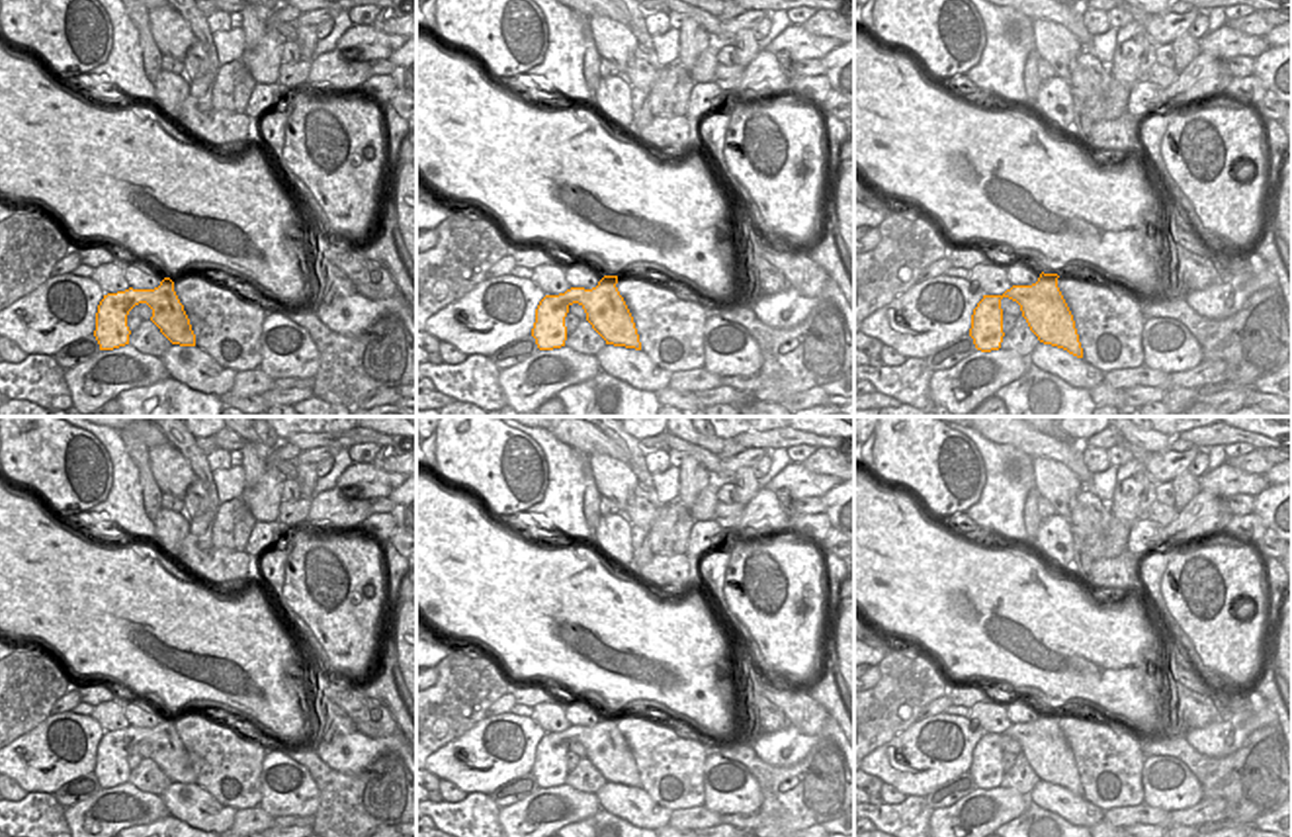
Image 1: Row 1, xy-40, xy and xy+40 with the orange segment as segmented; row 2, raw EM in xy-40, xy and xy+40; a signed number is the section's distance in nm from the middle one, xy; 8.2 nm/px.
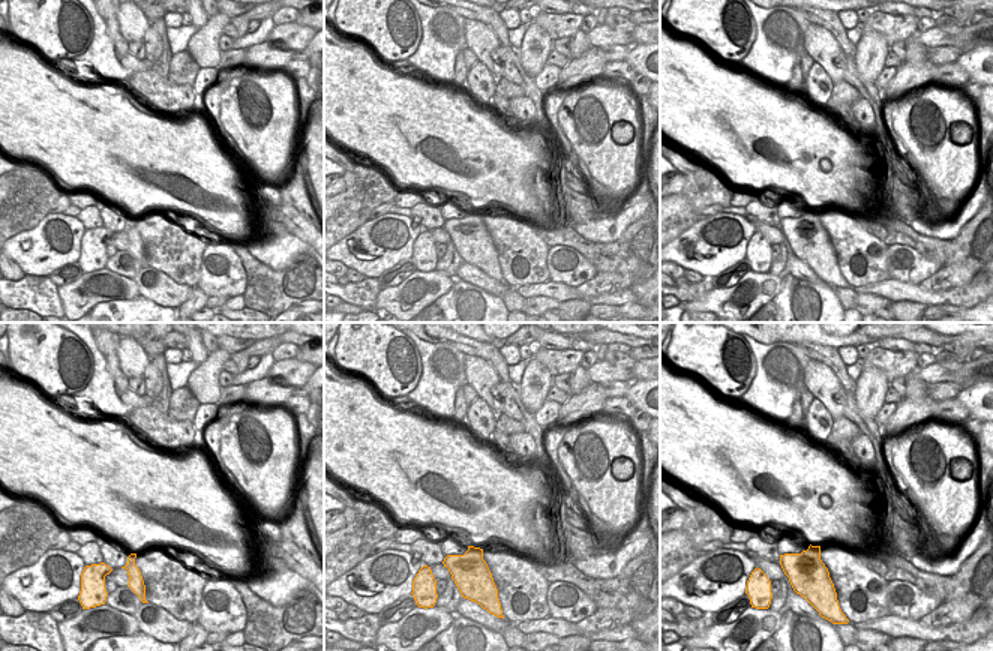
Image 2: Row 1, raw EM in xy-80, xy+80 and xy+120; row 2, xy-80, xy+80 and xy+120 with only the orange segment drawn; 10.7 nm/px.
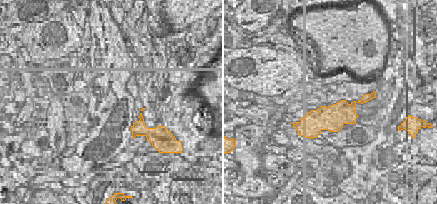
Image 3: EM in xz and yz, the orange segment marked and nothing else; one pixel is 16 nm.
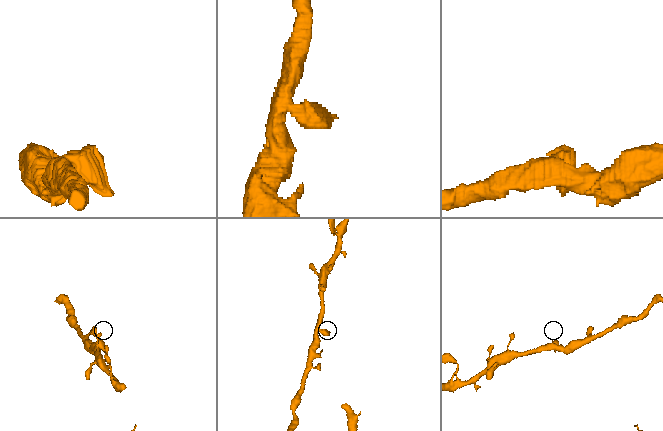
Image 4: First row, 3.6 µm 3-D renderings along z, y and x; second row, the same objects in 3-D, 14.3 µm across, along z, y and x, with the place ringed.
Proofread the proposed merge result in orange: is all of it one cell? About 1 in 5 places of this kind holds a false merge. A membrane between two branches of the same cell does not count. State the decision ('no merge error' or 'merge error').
no merge error

